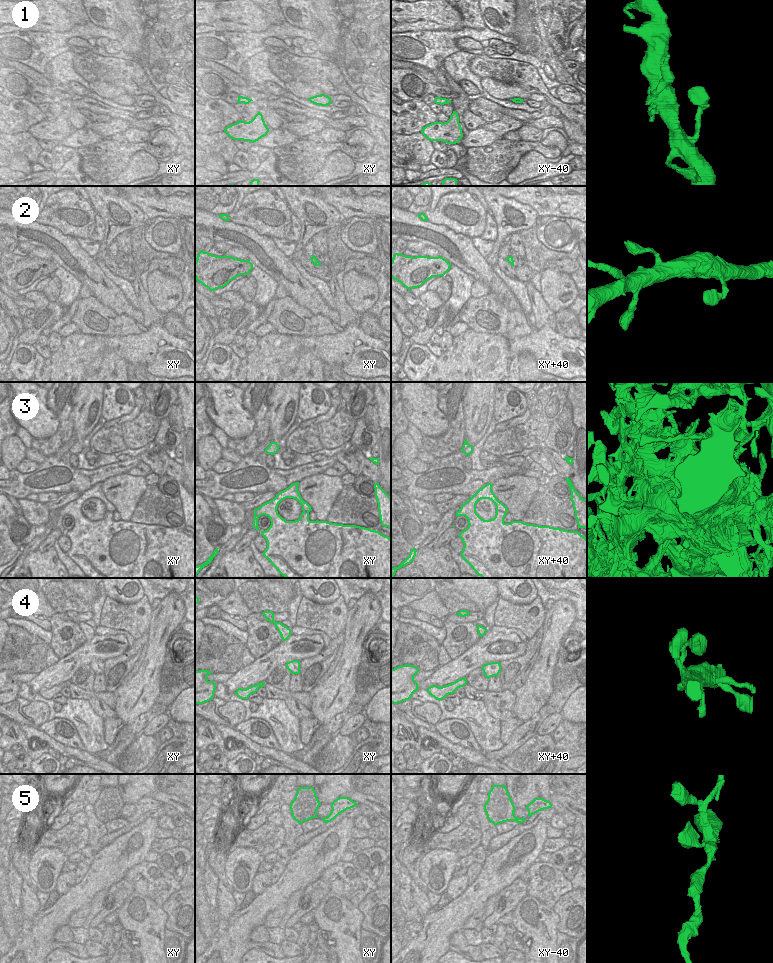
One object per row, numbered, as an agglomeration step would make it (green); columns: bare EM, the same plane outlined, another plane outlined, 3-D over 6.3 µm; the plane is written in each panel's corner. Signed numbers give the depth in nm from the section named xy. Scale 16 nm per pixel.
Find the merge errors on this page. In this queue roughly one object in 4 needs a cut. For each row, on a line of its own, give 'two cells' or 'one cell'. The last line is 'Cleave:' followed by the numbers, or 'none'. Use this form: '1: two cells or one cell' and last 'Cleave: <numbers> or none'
1: one cell
2: one cell
3: two cells
4: one cell
5: one cell
Cleave: 3

